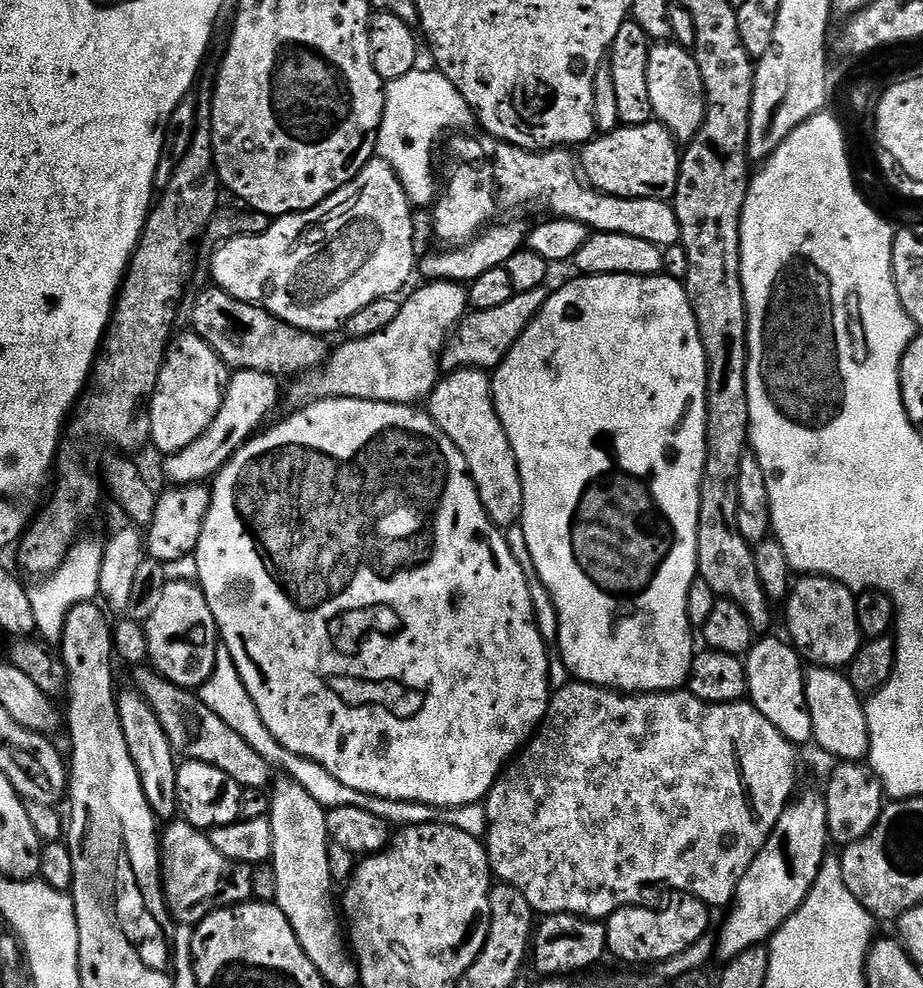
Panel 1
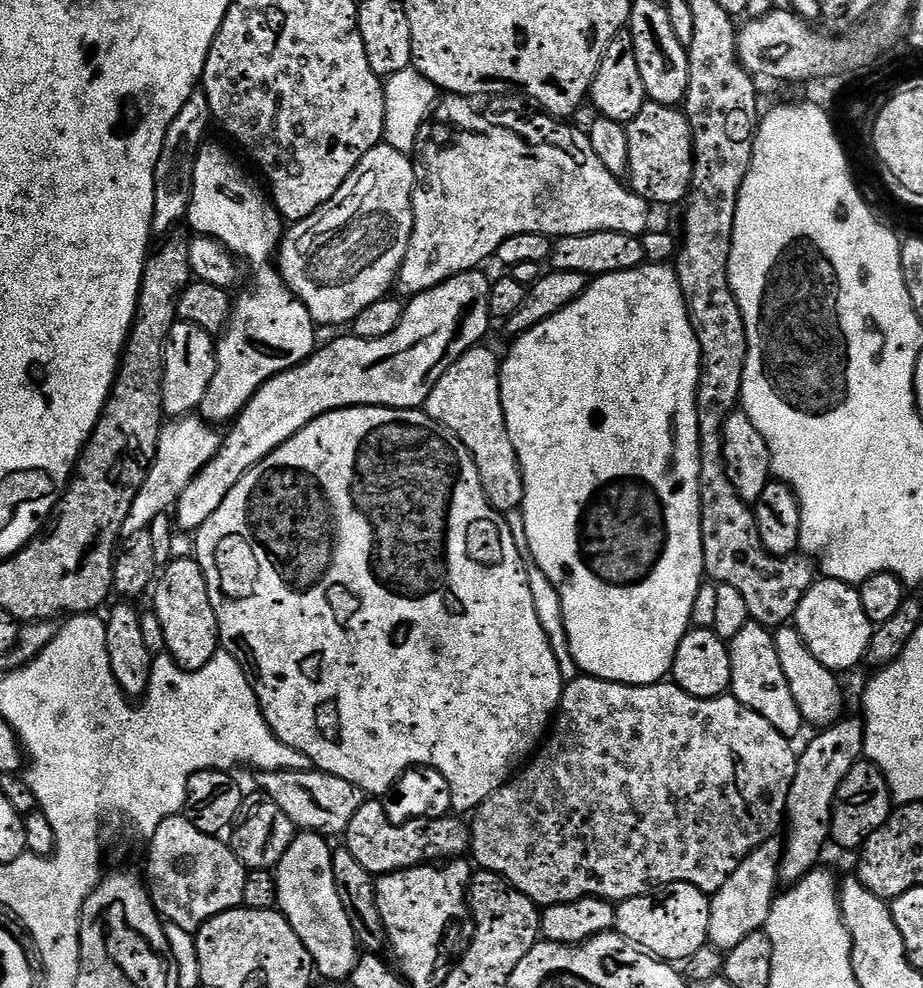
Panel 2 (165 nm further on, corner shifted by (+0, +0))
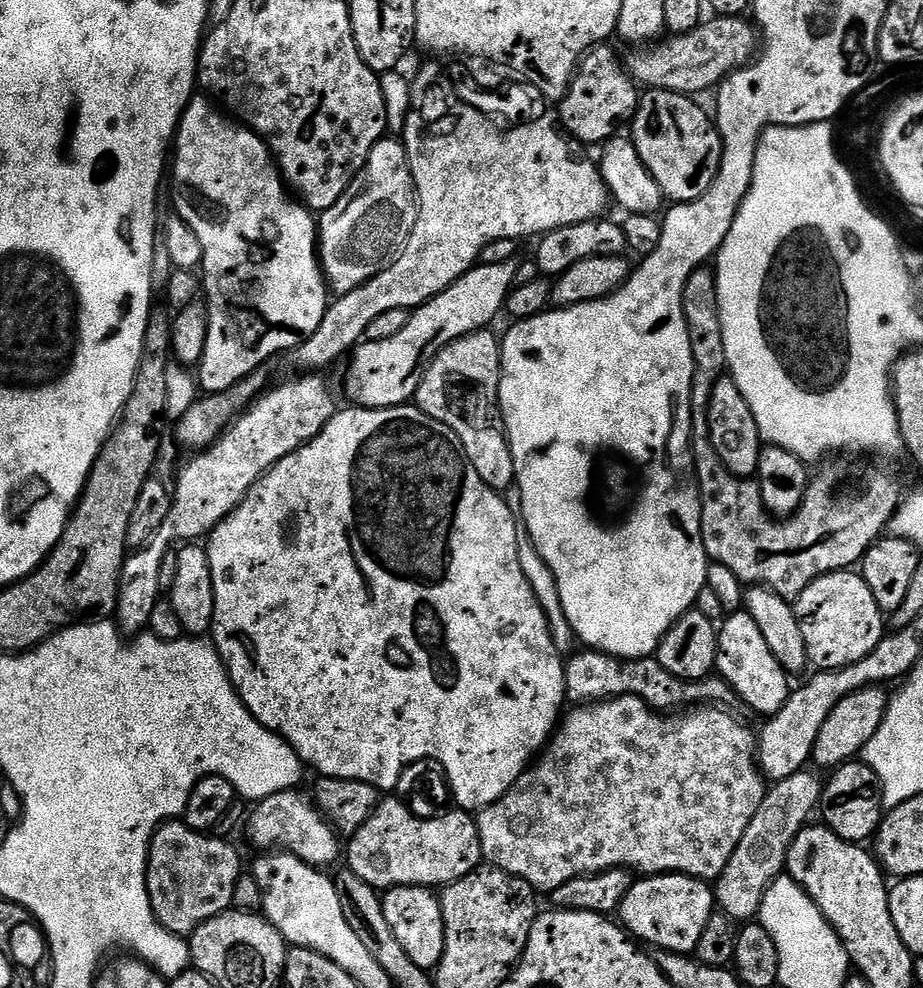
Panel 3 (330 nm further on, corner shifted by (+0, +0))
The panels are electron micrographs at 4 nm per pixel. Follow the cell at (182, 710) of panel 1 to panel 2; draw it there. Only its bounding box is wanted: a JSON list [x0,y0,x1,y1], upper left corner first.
[258,770,366,838]

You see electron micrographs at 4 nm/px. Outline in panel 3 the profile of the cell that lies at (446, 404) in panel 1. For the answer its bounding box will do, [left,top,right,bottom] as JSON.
[414,330,516,494]

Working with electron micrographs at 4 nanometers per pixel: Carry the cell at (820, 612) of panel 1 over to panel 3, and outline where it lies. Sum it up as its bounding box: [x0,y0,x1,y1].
[794,570,886,670]

